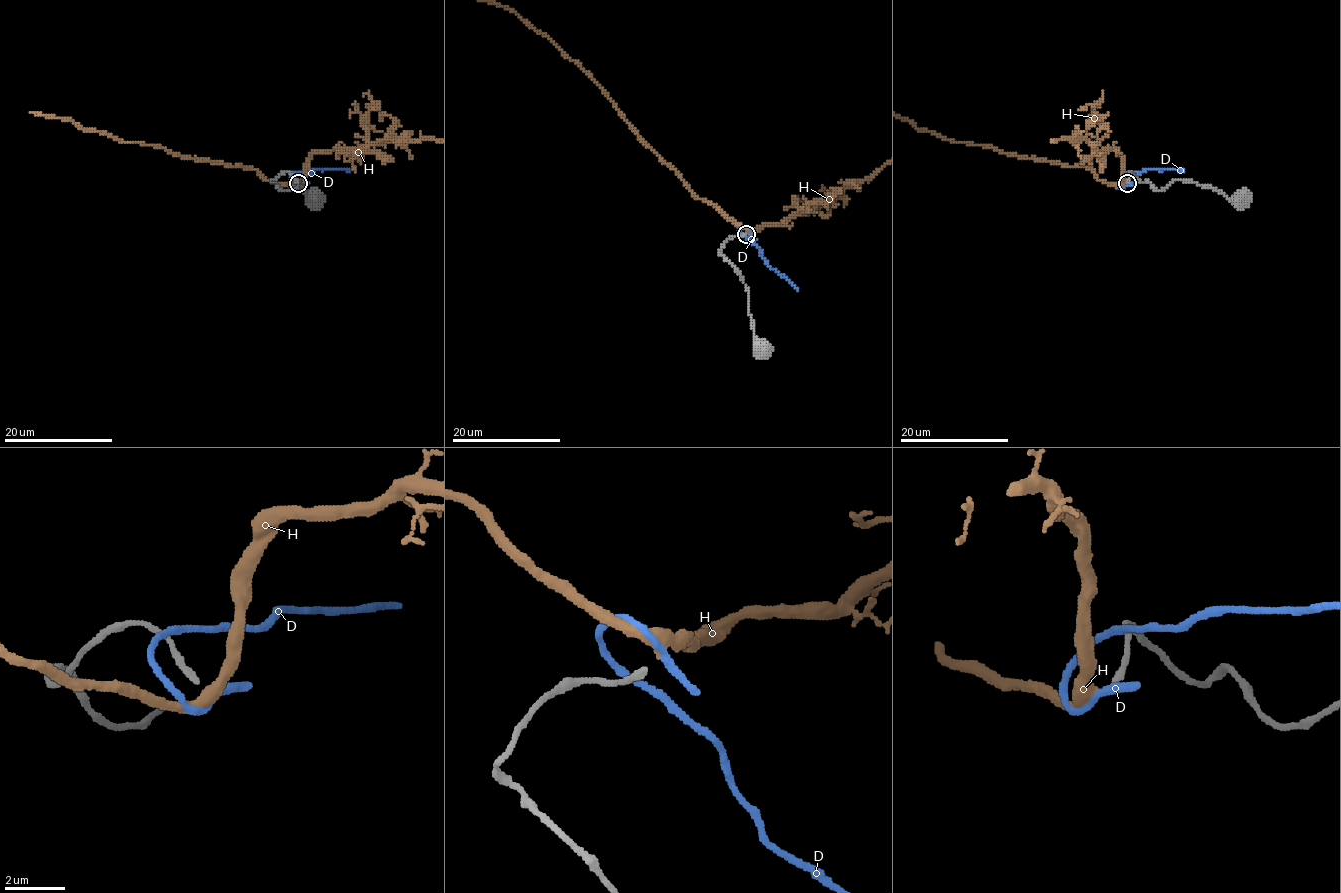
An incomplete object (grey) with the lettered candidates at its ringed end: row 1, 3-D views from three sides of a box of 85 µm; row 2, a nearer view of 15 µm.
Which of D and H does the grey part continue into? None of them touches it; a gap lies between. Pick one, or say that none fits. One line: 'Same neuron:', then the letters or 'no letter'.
Same neuron: H

